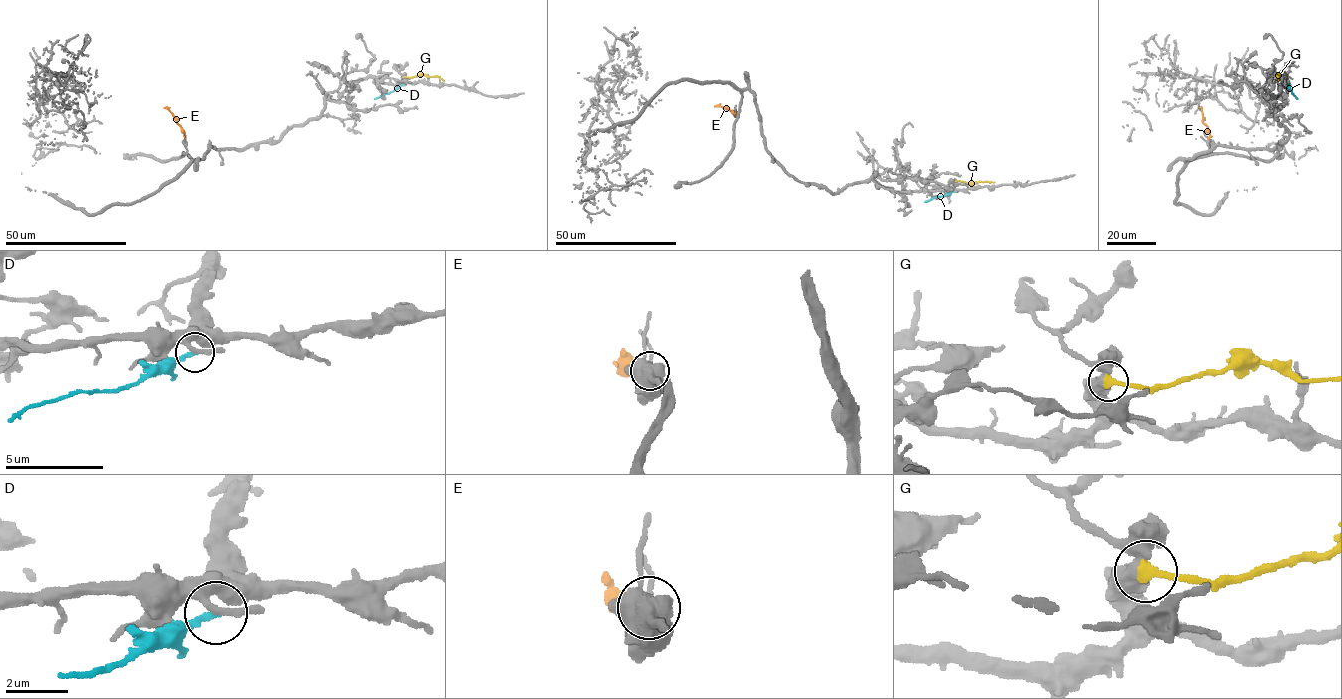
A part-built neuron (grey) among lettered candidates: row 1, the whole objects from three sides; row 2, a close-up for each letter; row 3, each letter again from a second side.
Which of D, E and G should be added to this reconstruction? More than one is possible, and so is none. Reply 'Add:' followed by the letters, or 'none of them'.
Add: G

